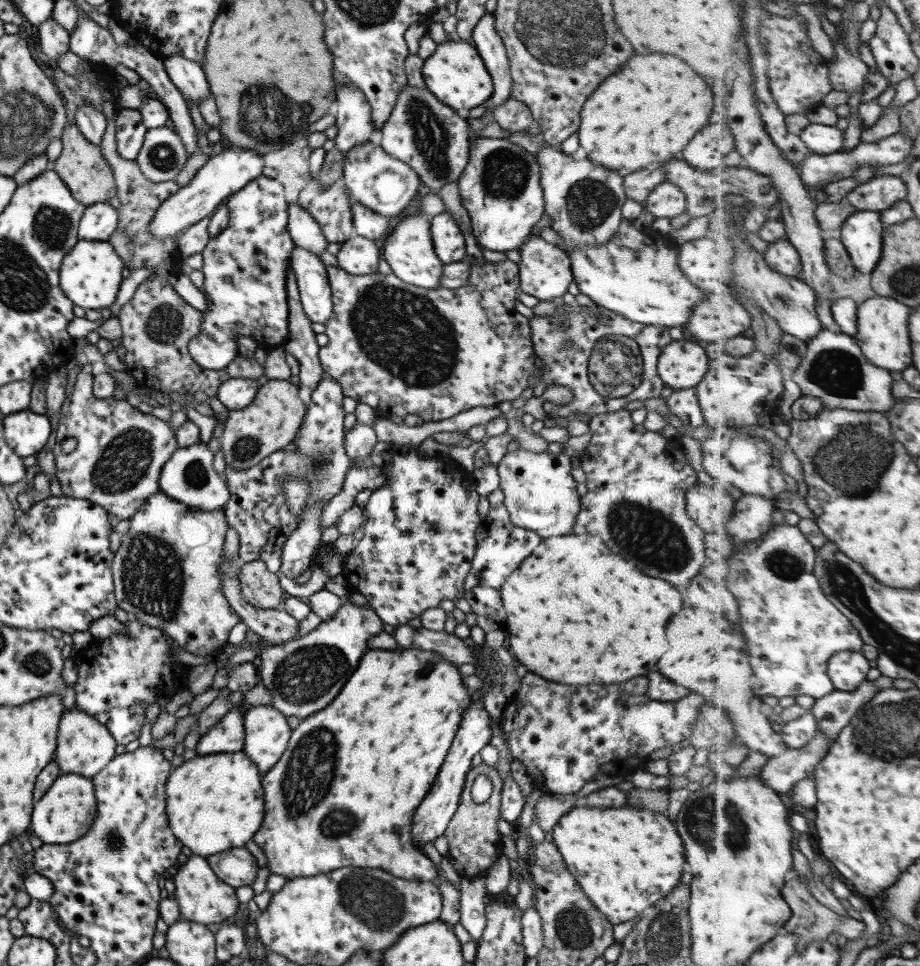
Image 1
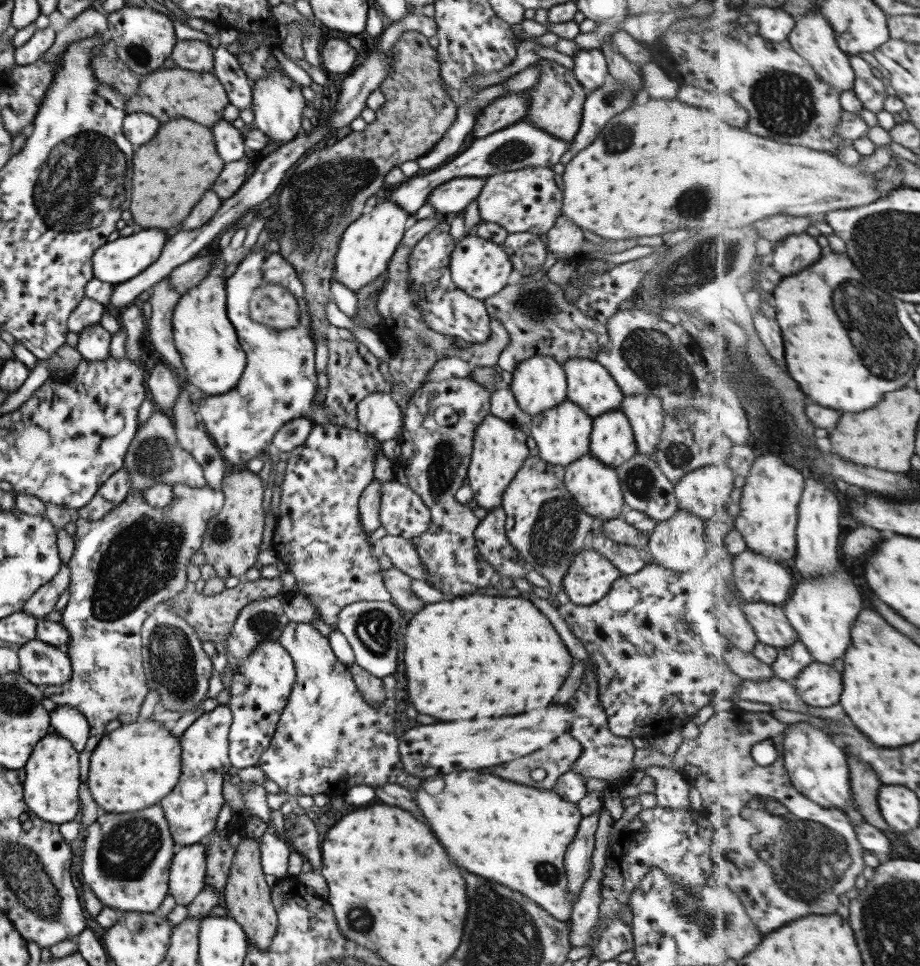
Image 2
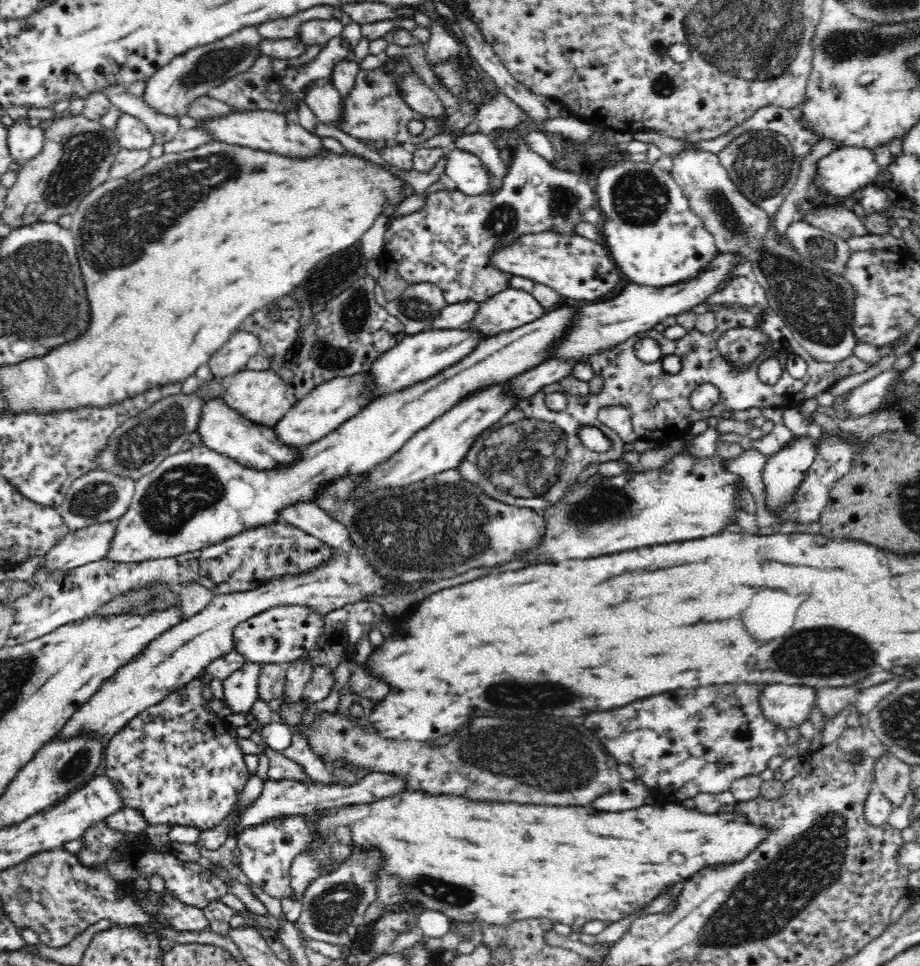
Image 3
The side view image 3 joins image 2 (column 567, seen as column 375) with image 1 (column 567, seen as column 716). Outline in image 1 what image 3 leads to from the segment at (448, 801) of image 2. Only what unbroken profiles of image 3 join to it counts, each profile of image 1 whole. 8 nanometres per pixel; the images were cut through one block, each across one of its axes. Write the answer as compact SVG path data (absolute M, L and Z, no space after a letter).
M573 807L553 826L553 844L557 846L567 870L575 876L585 896L612 924L621 924L640 915L655 900L663 898L679 882L681 866L685 864L683 844L671 822L663 814L633 810L633 808Z

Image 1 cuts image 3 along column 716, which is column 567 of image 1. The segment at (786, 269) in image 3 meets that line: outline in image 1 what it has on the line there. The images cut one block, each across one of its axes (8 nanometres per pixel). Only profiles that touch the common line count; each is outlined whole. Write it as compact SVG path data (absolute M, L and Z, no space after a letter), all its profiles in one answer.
M546 143L536 152L536 158L540 166L542 216L548 218L548 230L557 232L566 248L576 248L584 244L599 246L611 240L623 221L620 208L626 199L622 178L617 172L593 166L595 163L587 158L573 160Z

